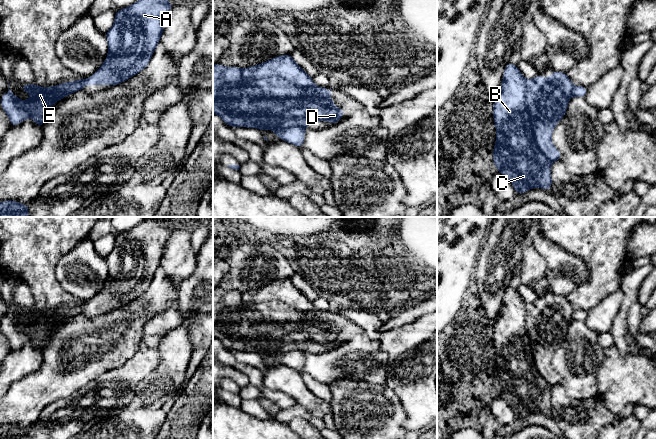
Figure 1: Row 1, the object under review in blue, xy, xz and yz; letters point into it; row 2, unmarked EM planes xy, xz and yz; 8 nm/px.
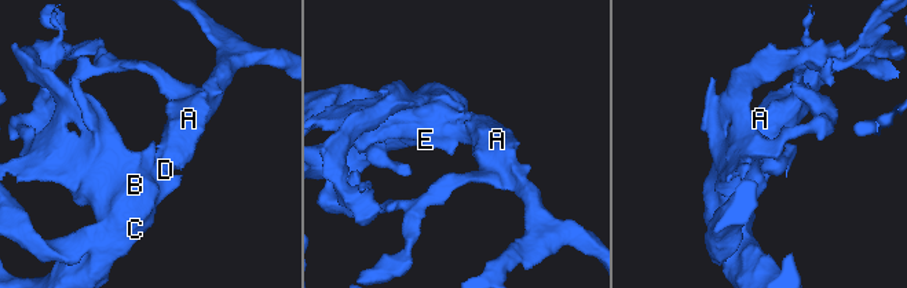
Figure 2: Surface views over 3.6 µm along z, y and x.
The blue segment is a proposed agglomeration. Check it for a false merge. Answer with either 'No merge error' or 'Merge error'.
Merge error

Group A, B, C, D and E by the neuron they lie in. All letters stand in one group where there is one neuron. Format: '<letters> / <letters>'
A D E / B C

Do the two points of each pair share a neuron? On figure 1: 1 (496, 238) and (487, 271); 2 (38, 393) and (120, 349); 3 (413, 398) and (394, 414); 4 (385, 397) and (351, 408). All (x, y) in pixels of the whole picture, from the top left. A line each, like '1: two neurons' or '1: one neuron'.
1: one neuron
2: one neuron
3: two neurons
4: one neuron

